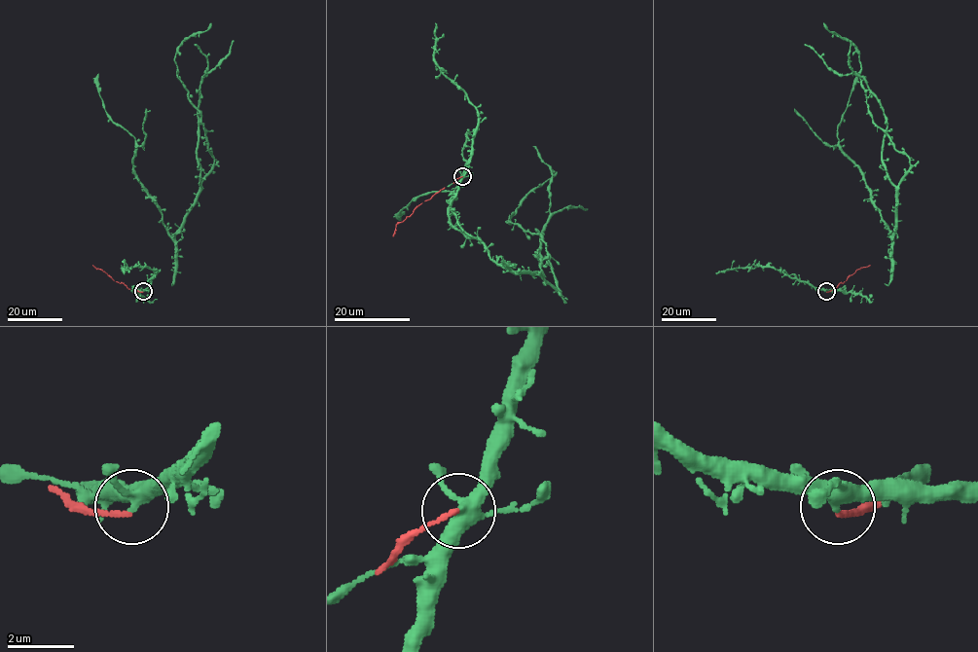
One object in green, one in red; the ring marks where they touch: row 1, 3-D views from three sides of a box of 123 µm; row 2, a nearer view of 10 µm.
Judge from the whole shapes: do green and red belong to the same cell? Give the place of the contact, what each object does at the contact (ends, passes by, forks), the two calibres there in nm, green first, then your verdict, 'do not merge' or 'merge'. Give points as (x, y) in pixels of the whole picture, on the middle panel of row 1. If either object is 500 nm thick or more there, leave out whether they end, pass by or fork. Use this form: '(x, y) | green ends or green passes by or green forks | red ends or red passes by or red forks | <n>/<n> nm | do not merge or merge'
(462, 176) | green forks | red ends | 360/140 nm | do not merge

